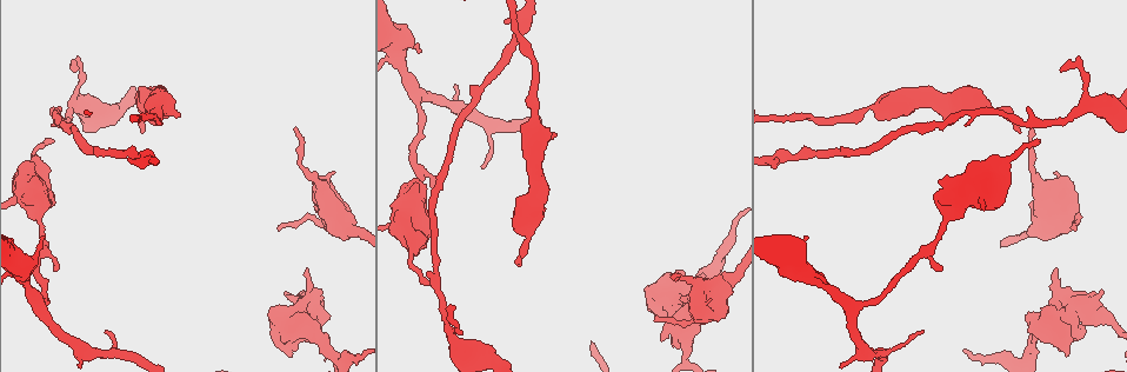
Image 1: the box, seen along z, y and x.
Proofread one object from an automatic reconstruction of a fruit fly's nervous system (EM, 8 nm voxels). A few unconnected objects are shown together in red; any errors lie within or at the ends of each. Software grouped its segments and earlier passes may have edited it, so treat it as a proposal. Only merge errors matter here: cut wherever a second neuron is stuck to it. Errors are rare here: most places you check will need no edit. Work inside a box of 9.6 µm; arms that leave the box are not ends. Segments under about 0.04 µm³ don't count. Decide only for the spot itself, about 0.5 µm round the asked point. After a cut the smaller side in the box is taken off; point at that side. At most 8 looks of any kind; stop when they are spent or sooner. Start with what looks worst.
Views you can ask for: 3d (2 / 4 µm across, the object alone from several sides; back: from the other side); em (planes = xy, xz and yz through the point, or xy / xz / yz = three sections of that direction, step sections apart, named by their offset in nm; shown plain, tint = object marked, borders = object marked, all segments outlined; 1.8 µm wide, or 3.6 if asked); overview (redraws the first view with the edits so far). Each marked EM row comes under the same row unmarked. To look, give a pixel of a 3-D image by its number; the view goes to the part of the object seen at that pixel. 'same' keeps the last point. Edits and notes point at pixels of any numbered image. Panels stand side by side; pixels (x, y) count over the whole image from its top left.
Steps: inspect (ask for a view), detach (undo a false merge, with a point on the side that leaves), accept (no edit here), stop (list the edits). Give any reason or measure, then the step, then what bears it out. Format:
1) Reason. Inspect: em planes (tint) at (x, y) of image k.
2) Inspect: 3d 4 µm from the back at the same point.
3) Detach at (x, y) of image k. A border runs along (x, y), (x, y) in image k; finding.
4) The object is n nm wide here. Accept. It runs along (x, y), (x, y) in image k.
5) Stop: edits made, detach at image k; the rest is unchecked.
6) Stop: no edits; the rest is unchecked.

Inspect: em 3.6 µm xz step 16 (tint) at (682, 334) of image 1.

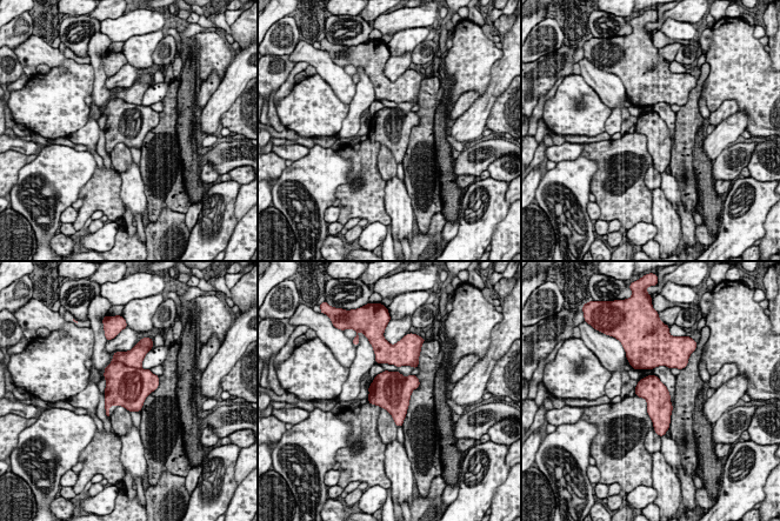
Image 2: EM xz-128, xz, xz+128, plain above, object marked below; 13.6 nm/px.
Another direction. Inspect: em 3.6 µm planes (borders) at the same point.

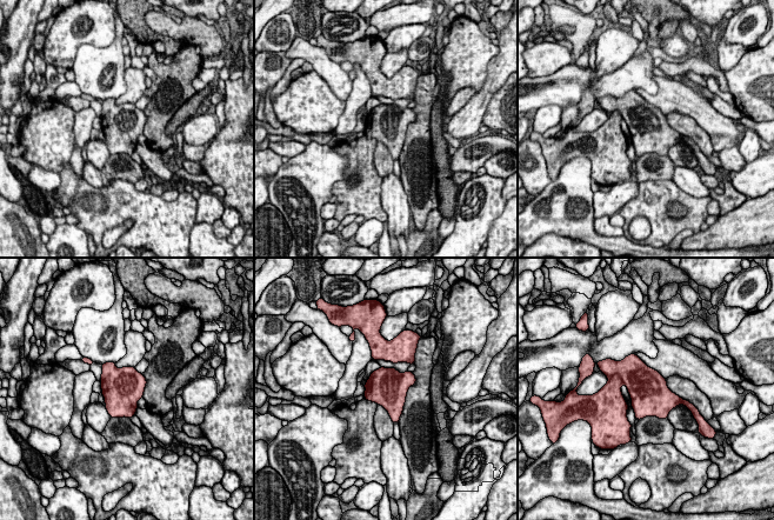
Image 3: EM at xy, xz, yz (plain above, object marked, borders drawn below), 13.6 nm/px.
Detach at (636, 375) of image 3. Two neurons meet here.

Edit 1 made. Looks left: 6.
Three arms meet. Inspect: em 3.6 µm planes (tint) at (342, 222) of image 1.

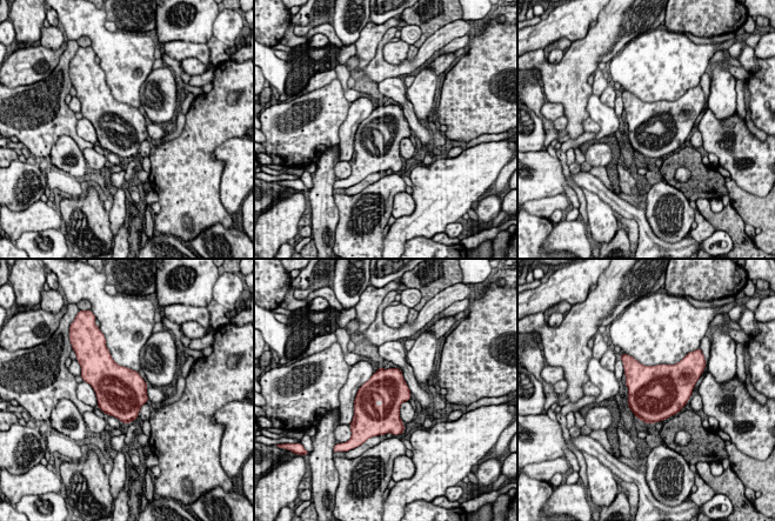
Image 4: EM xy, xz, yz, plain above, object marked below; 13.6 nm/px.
Accept. Continuous, no second neuron.

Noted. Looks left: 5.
Narrows sharply. Inspect: 3d 2 µm at (143, 115) of image 1.

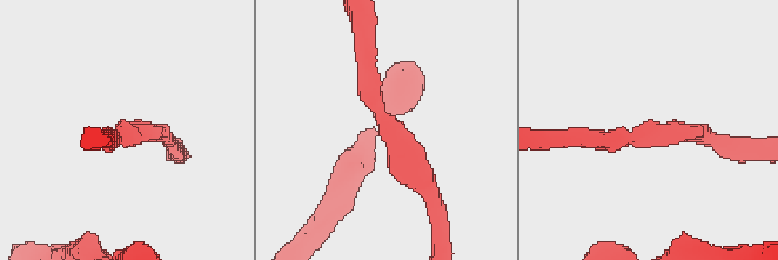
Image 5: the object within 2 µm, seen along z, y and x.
Inspect: em planes (tint) at (377, 105) of image 5.

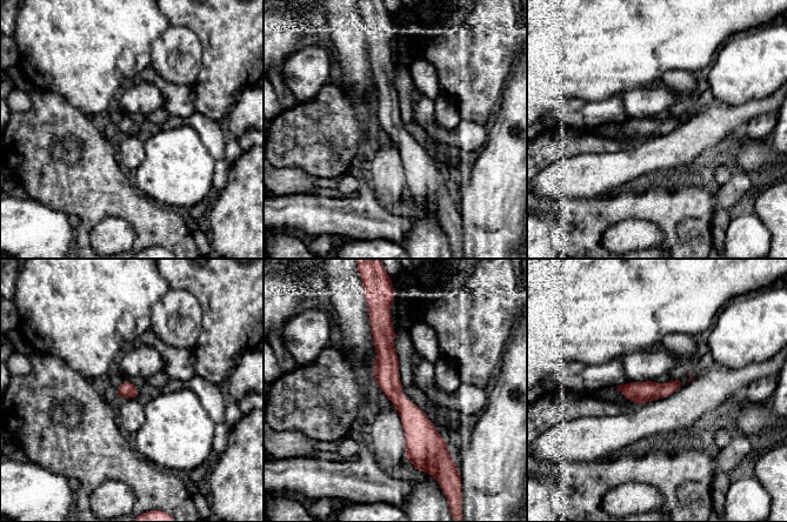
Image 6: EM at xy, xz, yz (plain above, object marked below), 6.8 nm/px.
The object is 110 nm wide here. Accept. It runs along (382, 321), (413, 459) in image 6; one neuron here.

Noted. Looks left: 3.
Stop: edits made, detach at image 3; the rest is unchecked.

